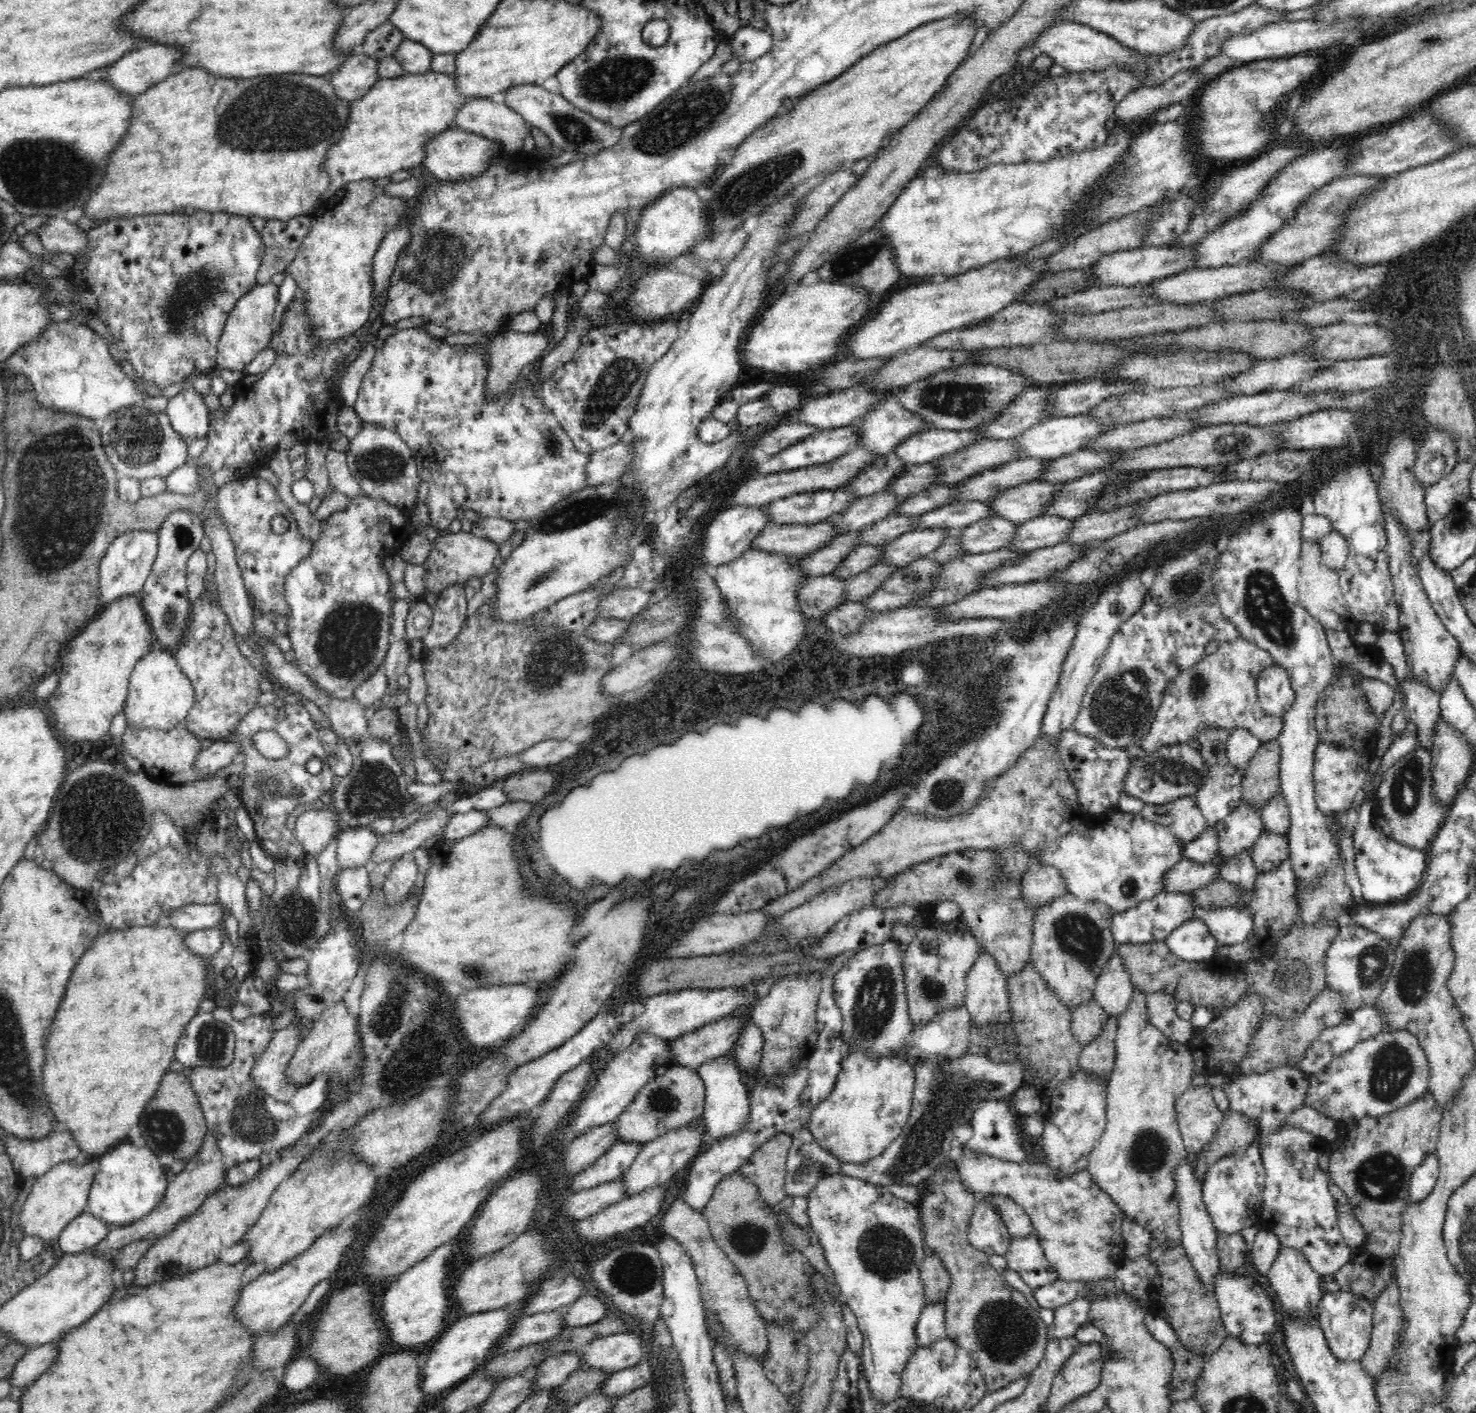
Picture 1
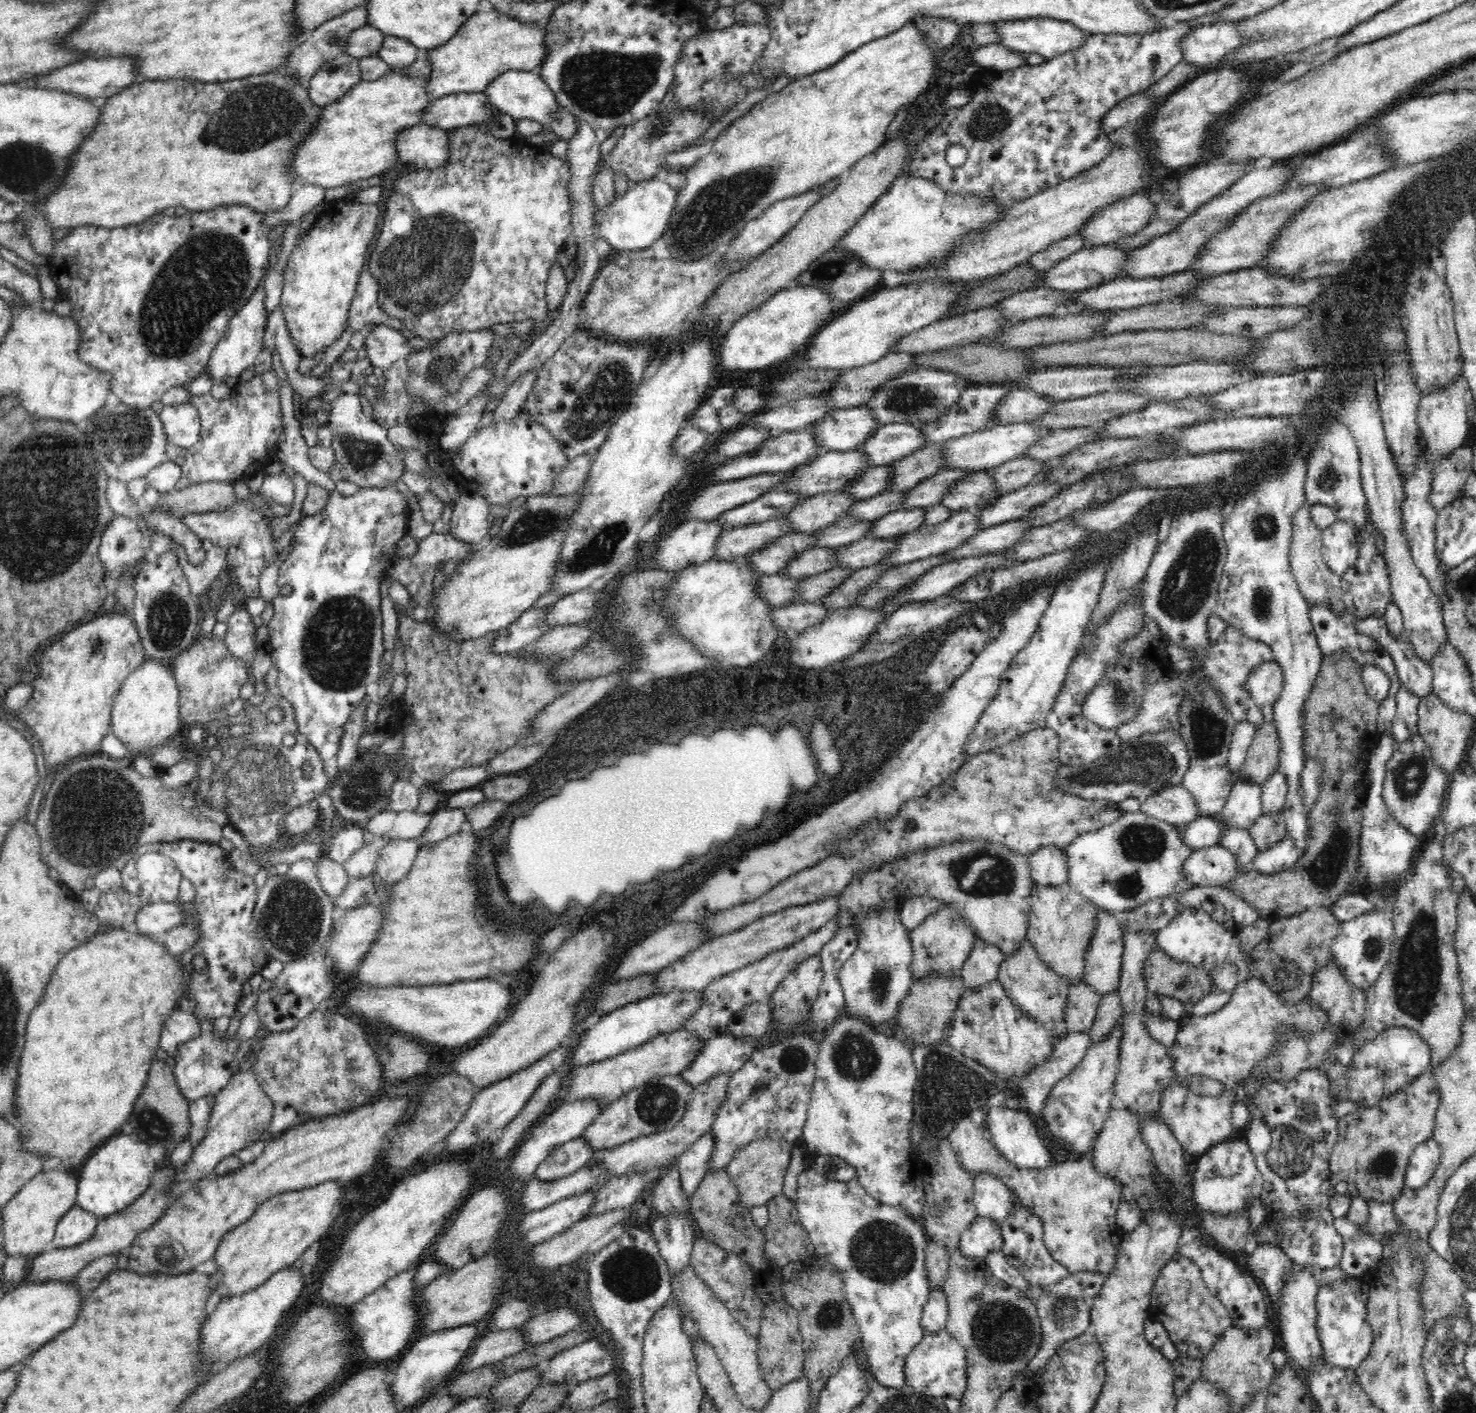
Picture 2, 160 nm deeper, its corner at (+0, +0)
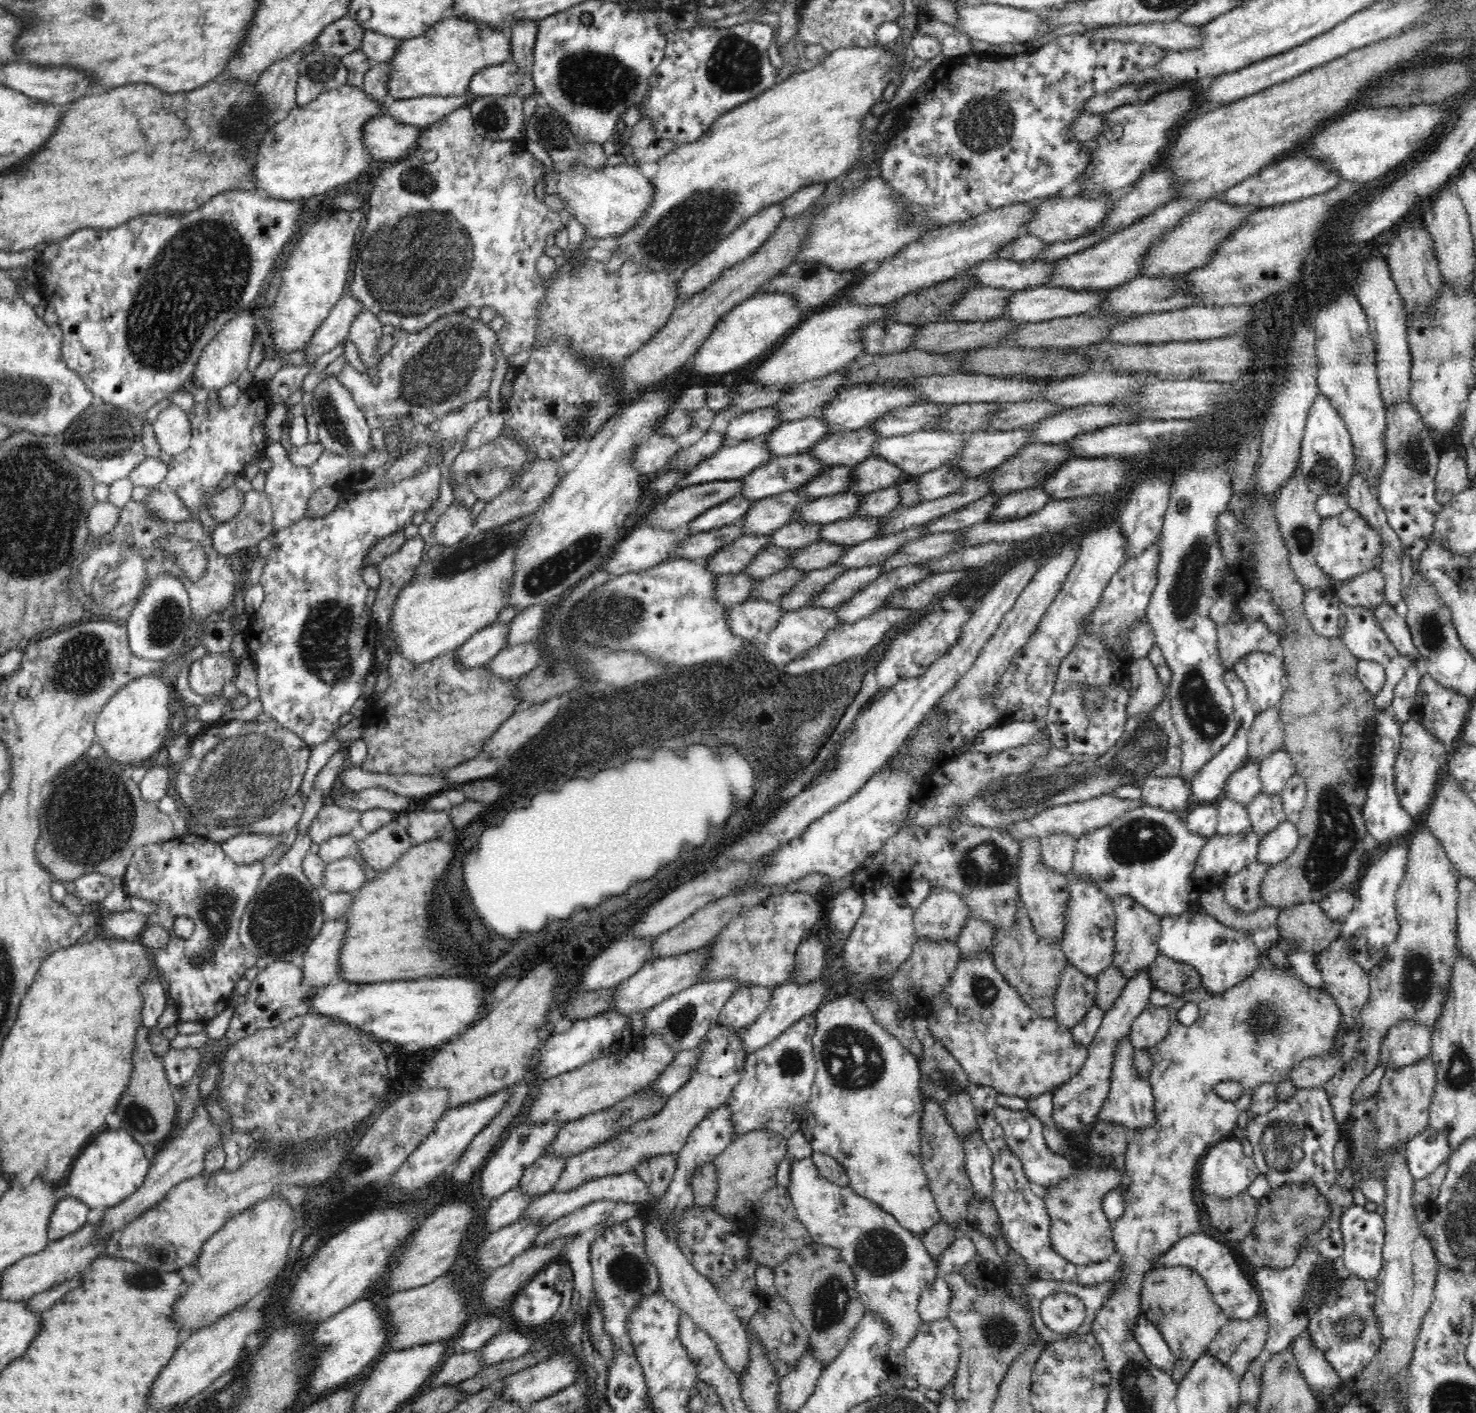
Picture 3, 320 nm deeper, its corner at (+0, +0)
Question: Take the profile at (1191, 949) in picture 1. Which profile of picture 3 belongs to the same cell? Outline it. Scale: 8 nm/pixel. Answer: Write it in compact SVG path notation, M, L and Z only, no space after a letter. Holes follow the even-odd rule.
M1204 907L1196 914L1186 911L1177 917L1161 917L1159 952L1174 961L1191 965L1200 974L1202 986L1213 996L1241 984L1260 966L1260 951L1252 935L1228 927L1210 916Z

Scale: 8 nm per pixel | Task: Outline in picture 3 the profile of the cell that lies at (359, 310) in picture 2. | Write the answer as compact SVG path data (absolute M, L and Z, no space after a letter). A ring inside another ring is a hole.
M350 293L342 295L336 306L329 310L328 316L315 330L309 343L305 344L303 354L305 362L314 364L318 357L330 352L335 346L349 338L349 330L356 315L364 310L365 306L358 302Z

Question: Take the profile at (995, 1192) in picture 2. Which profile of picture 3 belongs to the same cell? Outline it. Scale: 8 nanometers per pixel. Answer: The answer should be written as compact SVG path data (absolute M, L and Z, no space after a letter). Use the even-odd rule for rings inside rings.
M980 1129L974 1130L963 1140L965 1167L969 1174L976 1197L990 1199L993 1195L993 1158L988 1145L982 1139Z

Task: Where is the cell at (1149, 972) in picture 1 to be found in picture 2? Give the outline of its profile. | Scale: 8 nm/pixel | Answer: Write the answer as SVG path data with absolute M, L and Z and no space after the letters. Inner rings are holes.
M1159 947L1150 952L1143 976L1149 993L1194 1006L1214 988L1210 973L1194 964L1172 959Z

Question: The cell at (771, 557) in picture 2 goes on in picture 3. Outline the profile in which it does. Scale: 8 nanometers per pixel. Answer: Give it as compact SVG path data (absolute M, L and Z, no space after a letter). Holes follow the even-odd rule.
M742 535L732 544L722 546L712 558L703 561L716 575L724 573L742 573L746 565L758 556L766 546L772 546L769 535Z

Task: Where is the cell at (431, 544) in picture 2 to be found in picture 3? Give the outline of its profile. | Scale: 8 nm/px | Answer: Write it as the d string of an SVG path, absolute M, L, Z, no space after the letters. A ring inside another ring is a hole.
M417 535L407 540L398 552L386 556L377 564L377 573L381 579L372 604L372 615L380 627L389 625L390 612L394 608L397 593L413 579L415 568L422 562L425 544L426 542Z

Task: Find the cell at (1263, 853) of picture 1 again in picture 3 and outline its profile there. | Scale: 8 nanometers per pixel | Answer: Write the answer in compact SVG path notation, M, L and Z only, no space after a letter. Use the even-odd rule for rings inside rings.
M1262 790L1247 804L1247 811L1251 828L1262 838L1288 819L1283 813L1281 795L1268 794Z

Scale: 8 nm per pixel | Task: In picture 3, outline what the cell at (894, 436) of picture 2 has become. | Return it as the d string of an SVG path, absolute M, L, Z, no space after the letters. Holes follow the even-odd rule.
M869 427L832 431L826 433L808 451L826 467L830 465L853 467L866 460L866 457L873 456L873 446L880 439L878 433Z

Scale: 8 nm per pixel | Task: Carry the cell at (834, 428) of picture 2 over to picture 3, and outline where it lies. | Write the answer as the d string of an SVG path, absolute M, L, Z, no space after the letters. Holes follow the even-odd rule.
M815 416L812 417L806 417L803 419L798 419L795 421L786 421L782 422L779 424L778 427L776 427L768 436L766 436L766 440L764 440L763 444L767 446L767 449L769 450L769 454L771 456L782 456L782 455L800 455L802 453L808 452L809 448L811 446L814 446L820 438L822 438L826 433L831 433L832 431L836 430L831 430L831 426L827 424L825 420L822 420L821 418L816 418Z

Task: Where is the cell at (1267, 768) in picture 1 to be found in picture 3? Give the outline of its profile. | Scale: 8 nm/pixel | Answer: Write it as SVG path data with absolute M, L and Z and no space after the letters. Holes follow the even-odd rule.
M1279 707L1258 712L1249 730L1248 760L1262 762L1269 754L1283 748L1284 739Z

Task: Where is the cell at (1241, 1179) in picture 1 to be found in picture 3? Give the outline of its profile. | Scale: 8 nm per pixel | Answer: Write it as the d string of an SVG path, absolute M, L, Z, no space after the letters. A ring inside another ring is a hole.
M1224 1138L1207 1150L1200 1162L1200 1184L1202 1196L1216 1195L1220 1199L1229 1199L1239 1192L1246 1191L1251 1182L1260 1175L1251 1153L1244 1153L1242 1143L1236 1138Z

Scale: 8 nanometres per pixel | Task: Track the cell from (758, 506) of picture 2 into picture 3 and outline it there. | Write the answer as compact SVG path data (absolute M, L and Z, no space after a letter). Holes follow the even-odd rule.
M734 496L726 502L716 504L714 508L708 508L700 516L696 516L687 527L689 532L695 533L734 525L739 522L740 518L744 518L744 514L750 510L750 506L752 506L752 501L742 496Z

